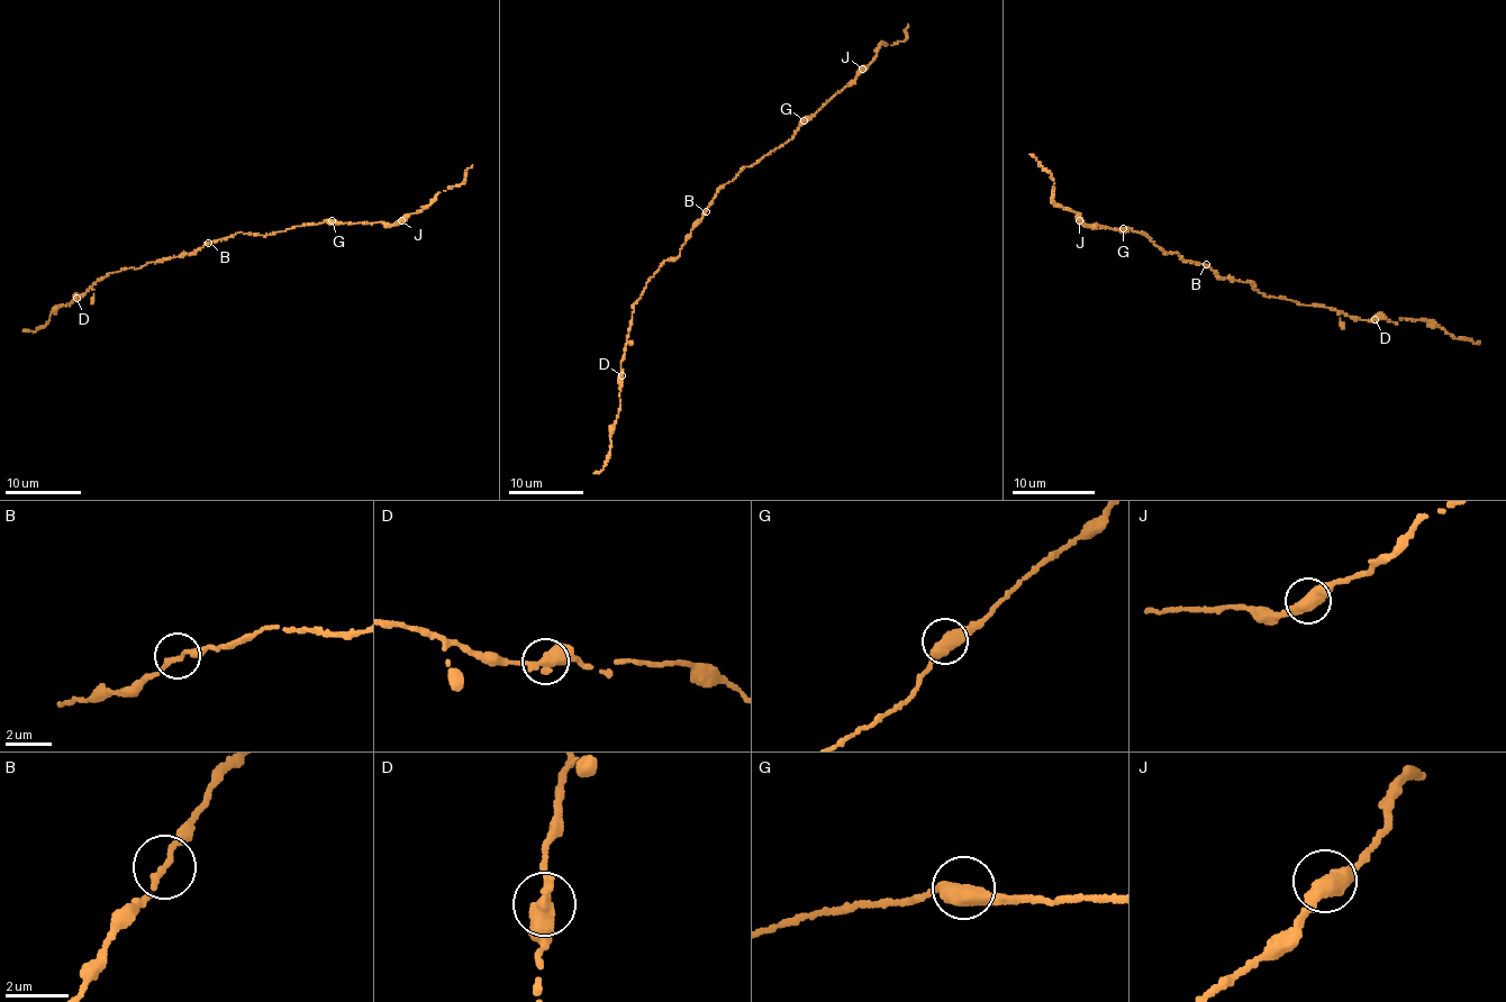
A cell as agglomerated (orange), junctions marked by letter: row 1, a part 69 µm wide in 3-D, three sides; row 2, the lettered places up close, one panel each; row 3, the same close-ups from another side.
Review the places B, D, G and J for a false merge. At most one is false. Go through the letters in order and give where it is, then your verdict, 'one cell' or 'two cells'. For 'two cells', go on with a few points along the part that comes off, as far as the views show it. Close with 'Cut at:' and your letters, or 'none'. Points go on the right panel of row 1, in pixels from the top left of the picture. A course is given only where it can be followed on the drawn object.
B: (1206, 264) | one cell
D: (1375, 319) | one cell
G: (1123, 228) | one cell
J: (1079, 220) | one cell
Cut at: none

